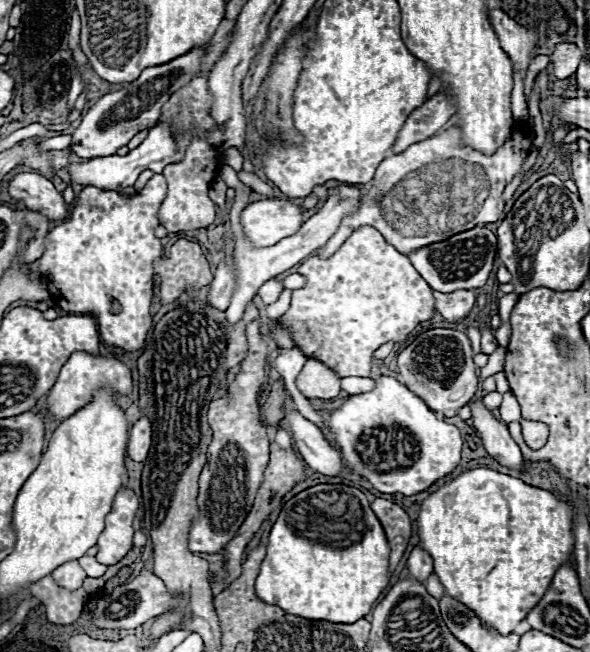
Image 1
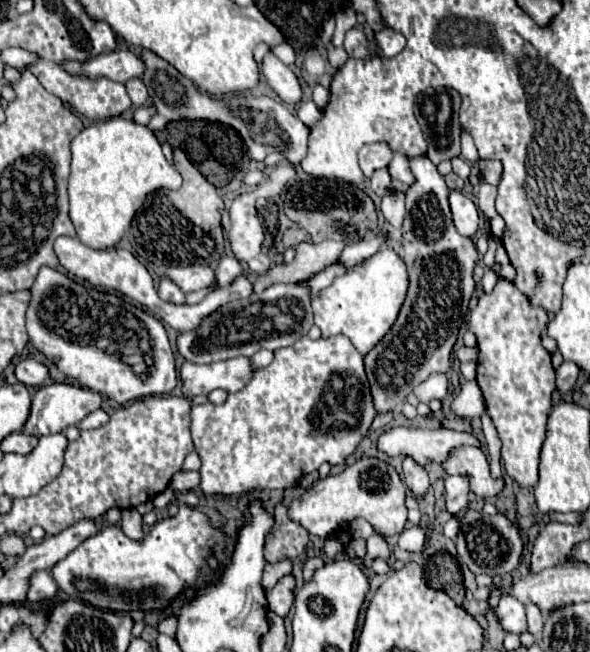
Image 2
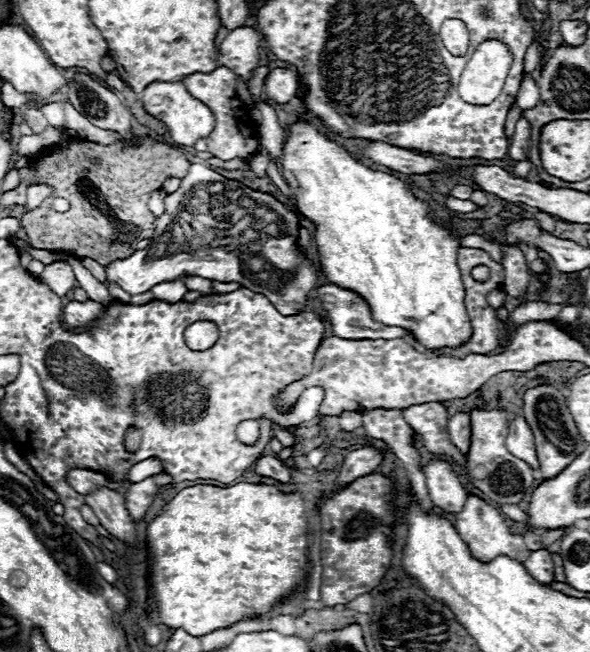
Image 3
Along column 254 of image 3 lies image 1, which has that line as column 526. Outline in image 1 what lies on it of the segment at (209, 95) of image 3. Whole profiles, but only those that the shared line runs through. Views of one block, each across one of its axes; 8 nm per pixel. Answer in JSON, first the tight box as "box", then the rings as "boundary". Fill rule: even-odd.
{"box":[316,122,532,256],"boundary":[[[516,122],[510,138],[490,158],[460,144],[460,130],[448,128],[442,134],[412,144],[402,154],[394,154],[376,168],[368,196],[350,216],[344,216],[334,236],[318,248],[316,256],[332,256],[346,236],[364,224],[382,232],[382,236],[402,254],[416,252],[426,244],[448,240],[454,234],[472,230],[480,222],[496,222],[502,214],[504,186],[520,172],[520,166],[532,148],[532,130]],[[434,166],[434,168],[432,168]],[[474,166],[474,168],[470,168]],[[488,180],[488,196],[486,196]]]}

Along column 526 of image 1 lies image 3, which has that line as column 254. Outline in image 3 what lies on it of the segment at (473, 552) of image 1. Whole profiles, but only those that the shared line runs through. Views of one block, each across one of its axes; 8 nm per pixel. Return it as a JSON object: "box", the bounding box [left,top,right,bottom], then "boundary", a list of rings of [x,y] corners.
{"box":[144,482,306,636],"boundary":[[[240,482],[228,488],[212,486],[212,484],[198,484],[180,490],[158,514],[156,518],[148,524],[146,536],[144,536],[144,548],[148,552],[148,570],[150,570],[150,586],[154,592],[154,602],[158,610],[158,618],[164,626],[168,628],[182,628],[192,636],[204,636],[216,628],[228,628],[234,622],[242,620],[242,616],[254,616],[260,612],[268,612],[272,604],[282,600],[284,596],[290,596],[302,582],[306,574],[306,532],[302,528],[304,522],[304,512],[302,512],[302,496],[300,494],[282,494],[278,492],[276,486],[268,484],[250,484],[250,482]]]}

